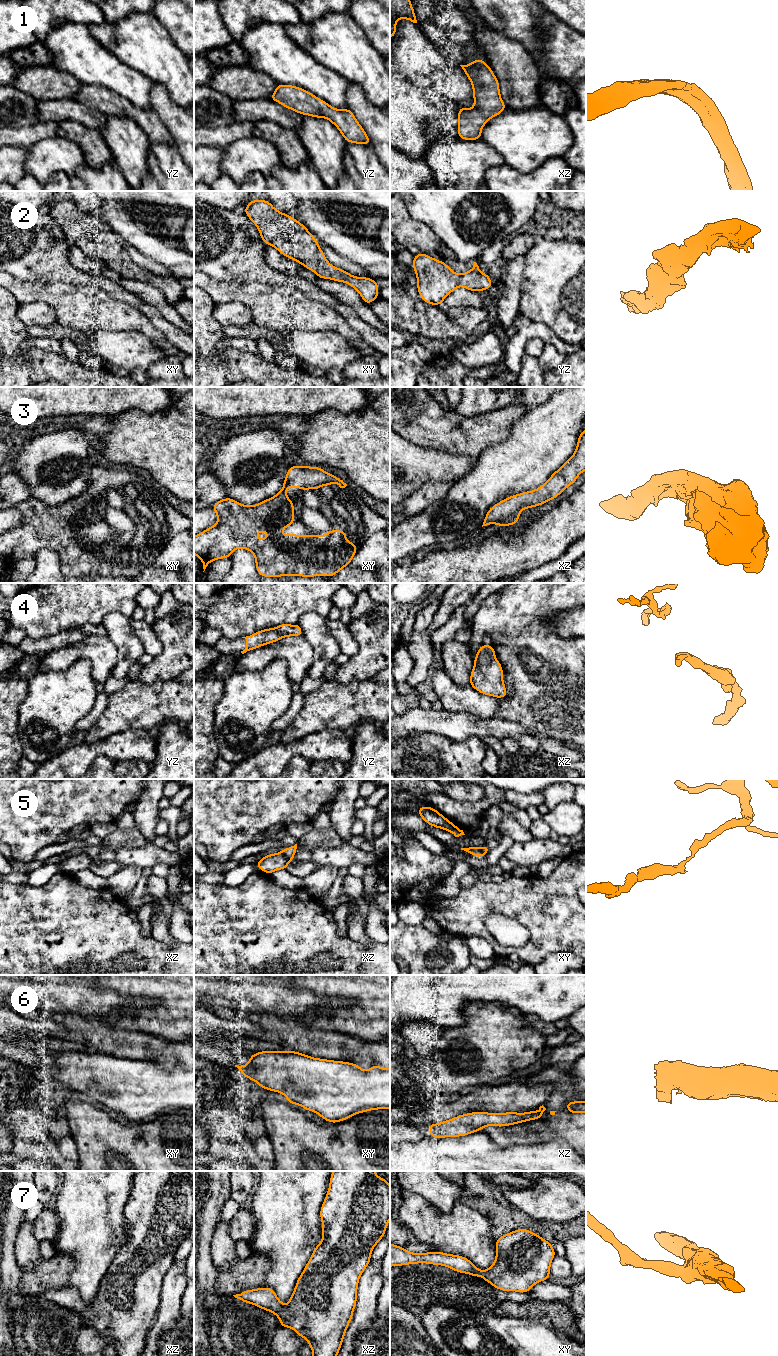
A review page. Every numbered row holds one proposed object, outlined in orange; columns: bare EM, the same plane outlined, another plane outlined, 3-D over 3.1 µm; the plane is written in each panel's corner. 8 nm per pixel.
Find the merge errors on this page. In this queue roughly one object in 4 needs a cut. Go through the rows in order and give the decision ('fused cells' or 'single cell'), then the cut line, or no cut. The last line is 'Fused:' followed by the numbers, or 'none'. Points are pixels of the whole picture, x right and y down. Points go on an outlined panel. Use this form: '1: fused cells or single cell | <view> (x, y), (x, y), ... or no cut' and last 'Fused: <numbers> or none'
1: single cell | no cut
2: single cell | no cut
3: single cell | no cut
4: single cell | no cut
5: fused cells | xz (280, 852), (289, 859)
6: single cell | no cut
7: single cell | no cut
Fused: 5

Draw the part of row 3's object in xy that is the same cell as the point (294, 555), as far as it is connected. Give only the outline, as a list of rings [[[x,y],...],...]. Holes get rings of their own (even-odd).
[[[289,466],[280,492],[259,504],[246,506],[228,497],[214,503],[211,507],[216,512],[218,522],[194,536],[194,554],[201,559],[204,571],[210,562],[230,558],[235,549],[244,548],[254,554],[257,573],[263,577],[331,577],[336,575],[351,563],[357,553],[356,543],[347,542],[345,531],[331,529],[325,535],[295,535],[292,533],[284,536],[281,533],[286,526],[294,526],[294,504],[286,496],[289,486],[299,487],[305,491],[307,489],[317,490],[321,486],[333,483],[338,484],[340,488],[347,486],[343,480],[325,472],[321,467]],[[258,531],[266,531],[268,538],[257,539]]]

